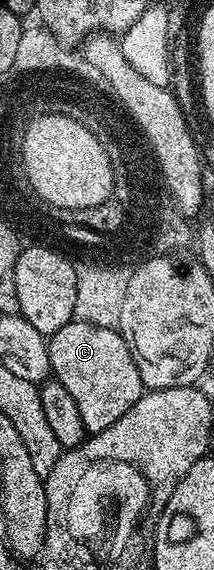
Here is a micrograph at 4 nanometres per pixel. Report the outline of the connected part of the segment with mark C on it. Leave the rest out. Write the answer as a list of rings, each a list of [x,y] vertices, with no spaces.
[[[74,318],[59,326],[48,341],[52,375],[71,393],[71,398],[75,398],[86,433],[102,432],[107,426],[115,426],[146,391],[143,378],[139,378],[139,366],[135,366],[133,351],[120,331],[104,329],[99,322],[88,324]]]

